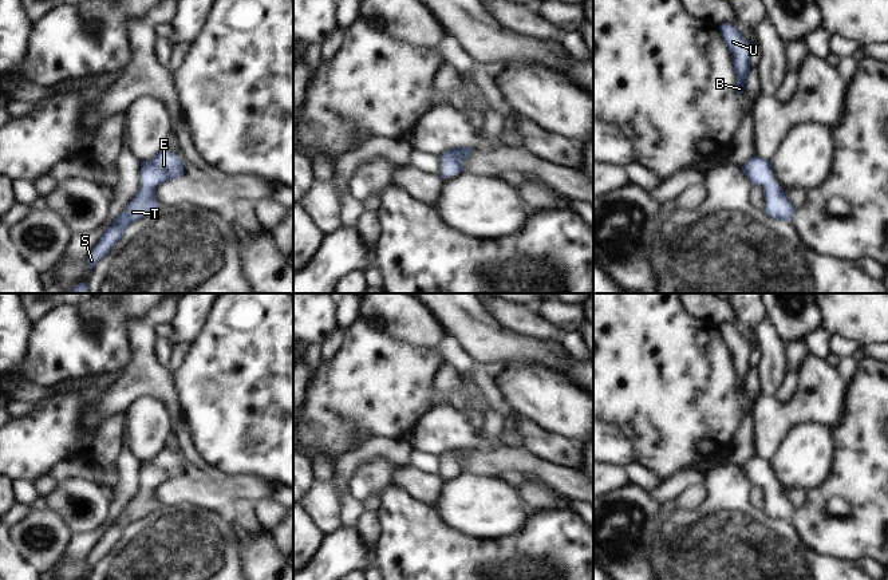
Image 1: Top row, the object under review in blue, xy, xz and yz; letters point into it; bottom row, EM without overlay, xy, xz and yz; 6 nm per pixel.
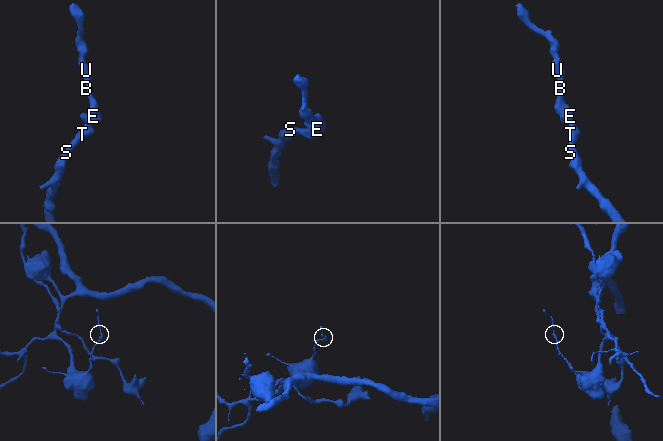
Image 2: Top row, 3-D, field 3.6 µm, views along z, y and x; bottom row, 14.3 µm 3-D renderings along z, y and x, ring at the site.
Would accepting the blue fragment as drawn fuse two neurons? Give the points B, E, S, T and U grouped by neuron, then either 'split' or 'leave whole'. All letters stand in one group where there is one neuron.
B E S T U | leave whole

